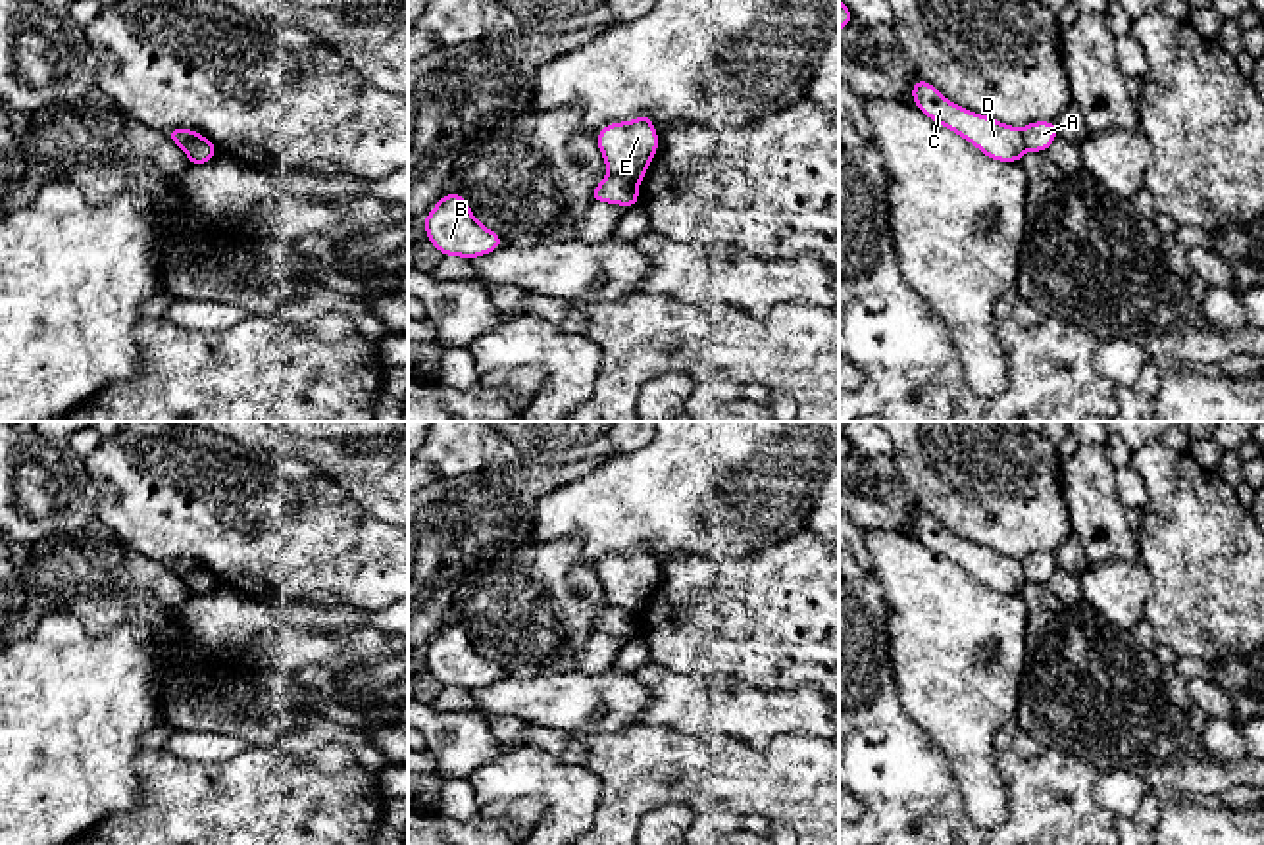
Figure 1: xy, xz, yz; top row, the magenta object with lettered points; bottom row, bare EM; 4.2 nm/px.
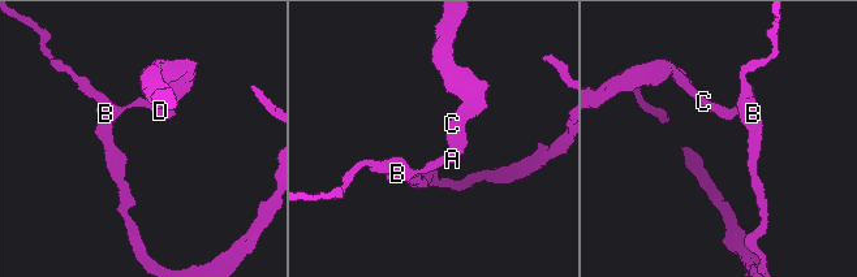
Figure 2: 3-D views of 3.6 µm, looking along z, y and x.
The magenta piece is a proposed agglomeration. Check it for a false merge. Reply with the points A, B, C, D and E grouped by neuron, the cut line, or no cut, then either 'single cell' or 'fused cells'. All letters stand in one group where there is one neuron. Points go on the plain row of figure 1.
groups A B / C D E; cut xz (608, 603), (635, 616); fused cells

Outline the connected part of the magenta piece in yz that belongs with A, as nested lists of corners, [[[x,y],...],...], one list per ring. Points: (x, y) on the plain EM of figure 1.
[[[1033,552],[1022,560],[1025,581],[1047,583],[1058,568],[1054,552]]]

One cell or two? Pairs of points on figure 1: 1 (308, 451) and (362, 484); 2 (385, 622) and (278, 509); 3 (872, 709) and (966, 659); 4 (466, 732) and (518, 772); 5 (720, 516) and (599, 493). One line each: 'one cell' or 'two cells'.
1: one cell
2: two cells
3: two cells
4: two cells
5: one cell

